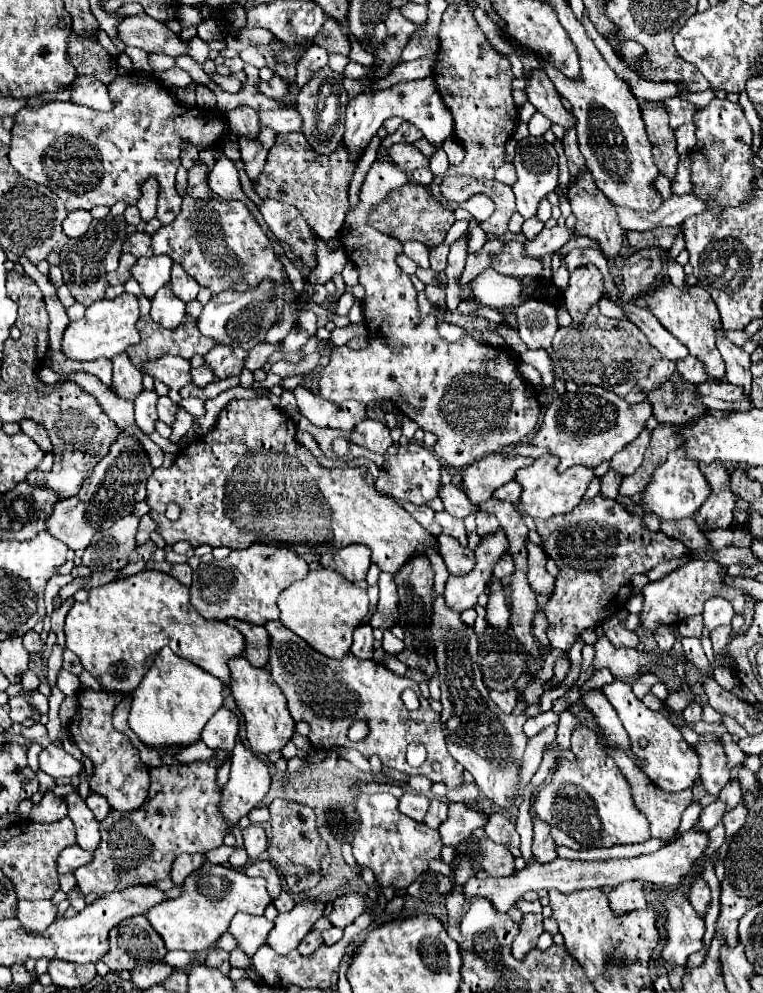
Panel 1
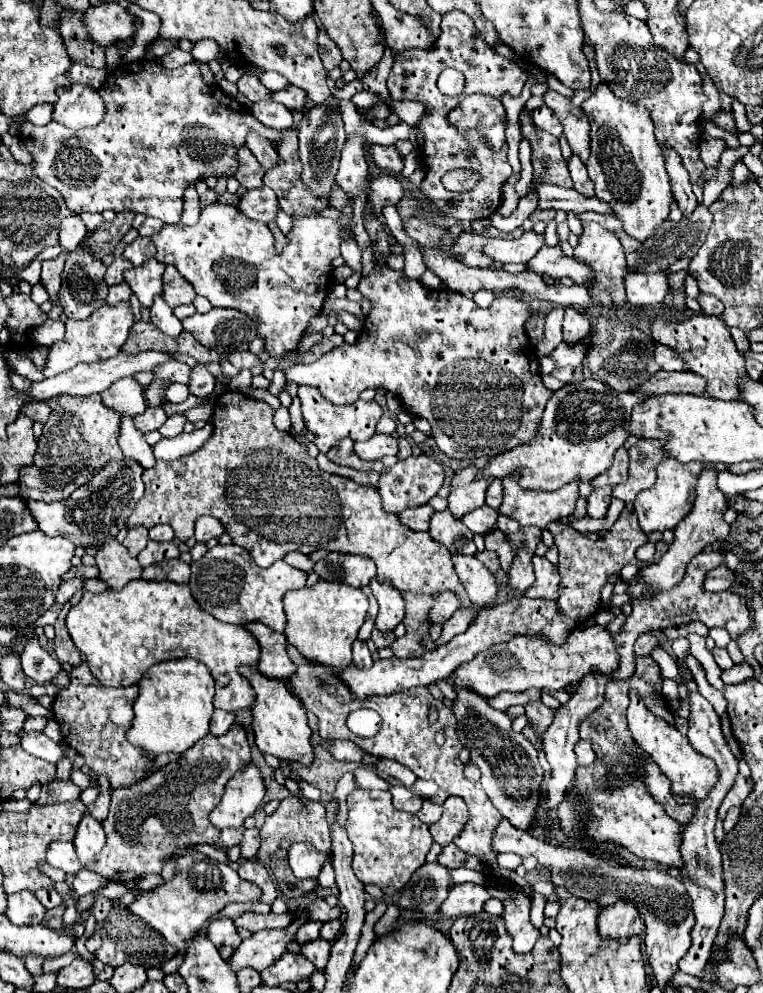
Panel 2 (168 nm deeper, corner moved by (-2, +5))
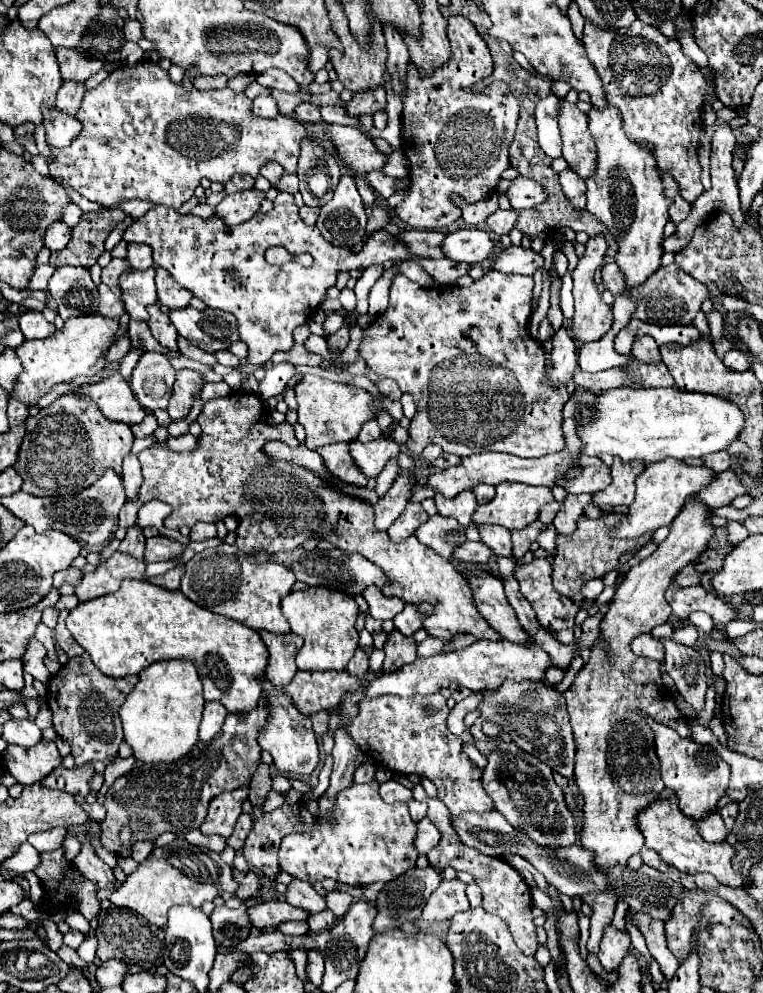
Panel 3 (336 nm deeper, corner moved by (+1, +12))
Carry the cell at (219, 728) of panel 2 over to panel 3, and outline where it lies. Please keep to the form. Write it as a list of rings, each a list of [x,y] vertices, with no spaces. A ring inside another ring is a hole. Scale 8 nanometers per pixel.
[[[210,701],[204,707],[204,717],[200,723],[200,741],[210,741],[214,735],[220,733],[226,719],[226,709],[218,701]]]

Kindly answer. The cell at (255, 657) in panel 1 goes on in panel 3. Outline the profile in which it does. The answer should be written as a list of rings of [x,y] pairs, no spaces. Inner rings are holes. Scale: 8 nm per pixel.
[[[260,631],[260,637],[270,653],[268,669],[264,673],[266,679],[276,687],[286,687],[298,671],[294,657],[300,651],[302,637],[294,633],[268,633],[268,631]]]

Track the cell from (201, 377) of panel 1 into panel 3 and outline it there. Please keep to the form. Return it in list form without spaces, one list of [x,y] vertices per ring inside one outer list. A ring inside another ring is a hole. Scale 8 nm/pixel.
[[[150,351],[140,357],[132,373],[132,391],[144,409],[156,411],[168,407],[166,389],[170,395],[174,381],[176,381],[176,369],[170,365],[166,355]]]

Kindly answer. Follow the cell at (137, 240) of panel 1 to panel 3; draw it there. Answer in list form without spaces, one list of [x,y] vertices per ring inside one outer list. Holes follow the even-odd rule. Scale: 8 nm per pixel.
[[[138,243],[138,245],[128,245],[128,261],[134,269],[148,269],[154,265],[152,261],[152,247]]]

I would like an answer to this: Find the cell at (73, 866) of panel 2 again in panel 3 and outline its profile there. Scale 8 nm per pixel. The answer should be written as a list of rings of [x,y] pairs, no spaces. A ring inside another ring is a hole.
[[[50,829],[44,833],[36,833],[32,837],[28,837],[28,843],[36,847],[36,851],[44,853],[44,851],[56,851],[62,847],[66,839],[66,829]]]

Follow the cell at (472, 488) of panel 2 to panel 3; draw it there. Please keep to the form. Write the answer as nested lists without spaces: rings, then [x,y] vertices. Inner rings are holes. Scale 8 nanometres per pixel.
[[[466,489],[464,493],[458,493],[456,497],[440,497],[440,493],[436,493],[434,501],[436,501],[436,507],[438,507],[440,515],[454,517],[464,527],[468,527],[472,523],[472,513],[478,507],[476,497],[470,489]]]

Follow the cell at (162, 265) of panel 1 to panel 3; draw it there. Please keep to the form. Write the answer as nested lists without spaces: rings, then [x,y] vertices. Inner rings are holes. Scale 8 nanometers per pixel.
[[[154,267],[146,271],[130,269],[128,273],[124,273],[124,277],[120,277],[122,301],[132,319],[146,321],[148,319],[146,307],[158,299],[156,285],[154,285],[154,273],[156,273]]]

